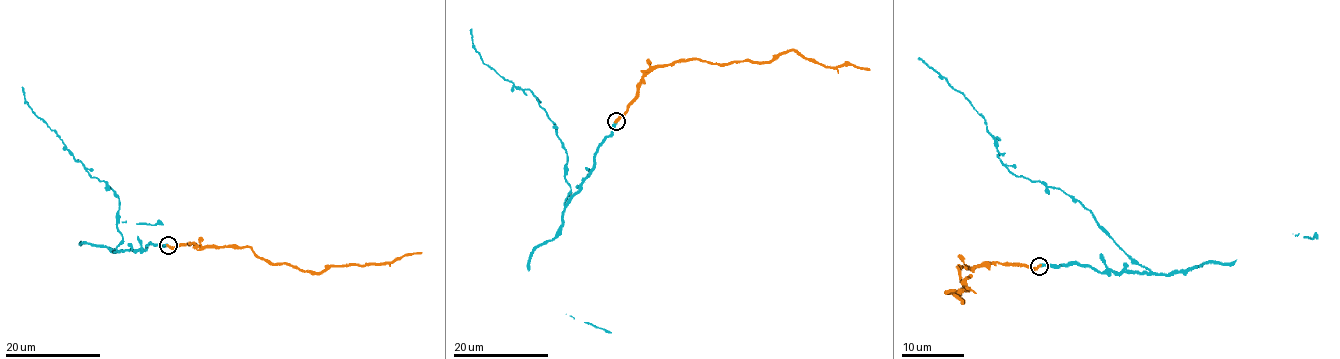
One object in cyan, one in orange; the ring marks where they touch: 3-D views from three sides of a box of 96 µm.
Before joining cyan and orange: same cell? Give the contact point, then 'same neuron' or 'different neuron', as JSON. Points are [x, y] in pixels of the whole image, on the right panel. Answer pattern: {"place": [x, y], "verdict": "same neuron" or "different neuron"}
{"place": [1039, 266], "verdict": "same neuron"}

